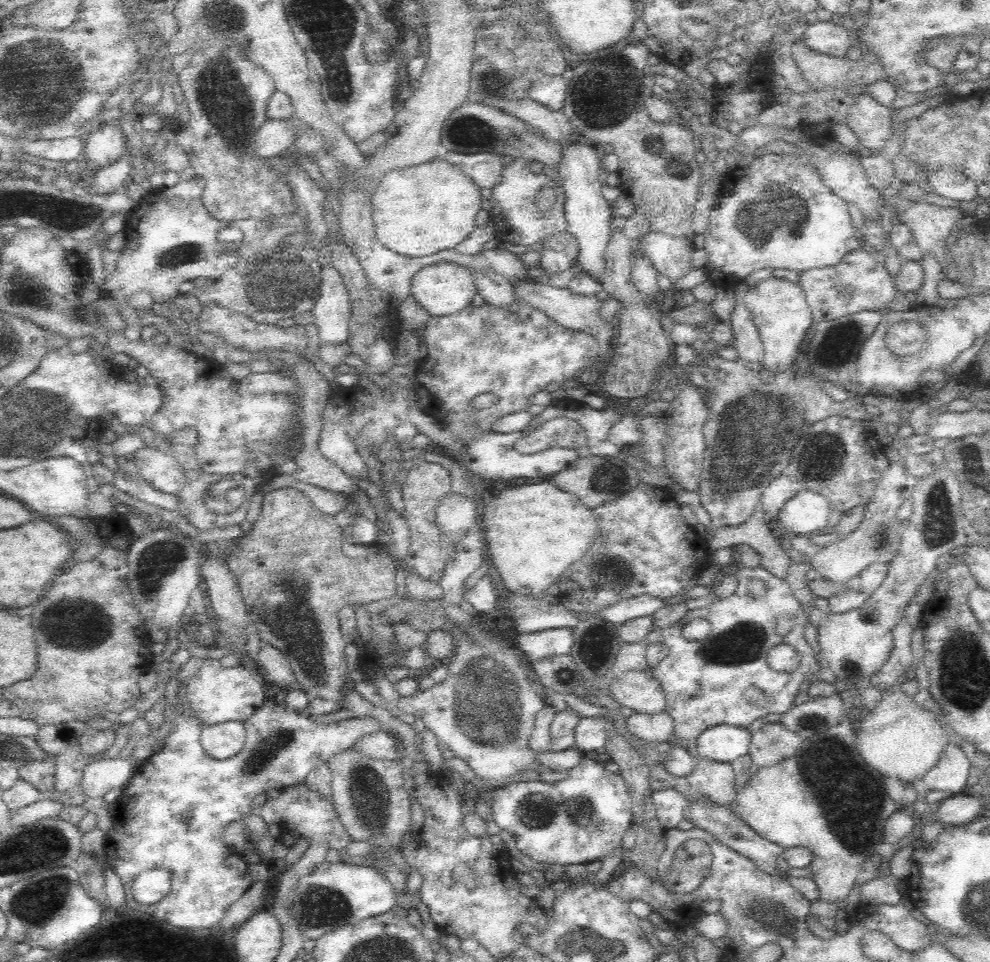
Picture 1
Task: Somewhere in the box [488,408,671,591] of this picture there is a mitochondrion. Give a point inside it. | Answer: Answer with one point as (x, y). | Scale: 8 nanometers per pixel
(603, 480)

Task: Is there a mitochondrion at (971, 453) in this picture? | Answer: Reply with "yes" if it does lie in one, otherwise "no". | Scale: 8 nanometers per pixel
no

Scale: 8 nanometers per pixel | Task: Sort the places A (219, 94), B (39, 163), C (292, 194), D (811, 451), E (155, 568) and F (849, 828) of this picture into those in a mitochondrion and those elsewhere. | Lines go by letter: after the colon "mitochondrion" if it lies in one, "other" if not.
A: mitochondrion
B: other
C: other
D: mitochondrion
E: mitochondrion
F: mitochondrion

